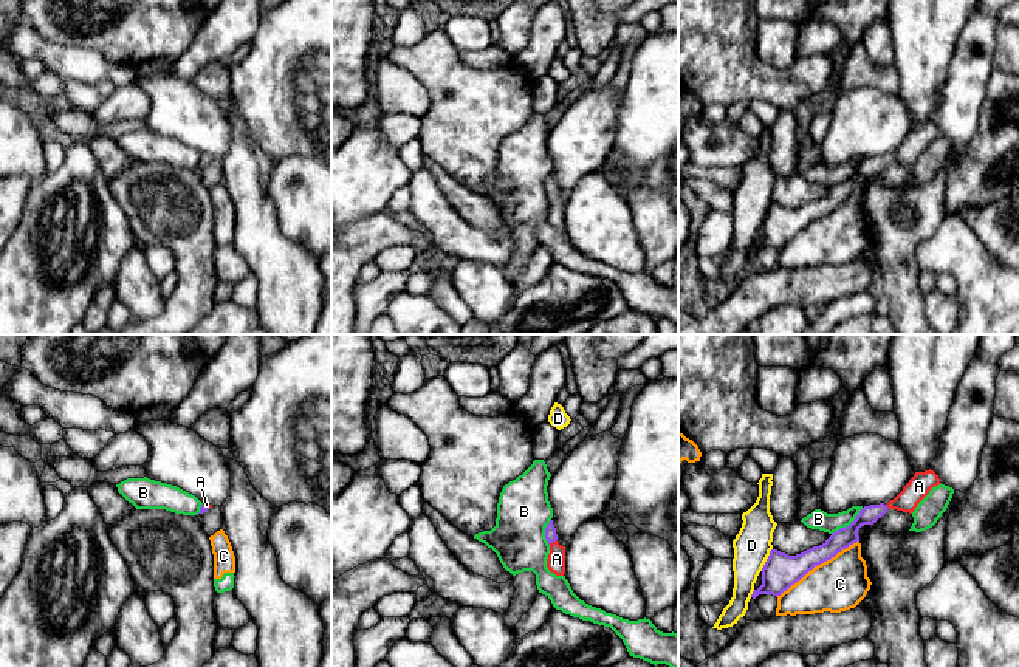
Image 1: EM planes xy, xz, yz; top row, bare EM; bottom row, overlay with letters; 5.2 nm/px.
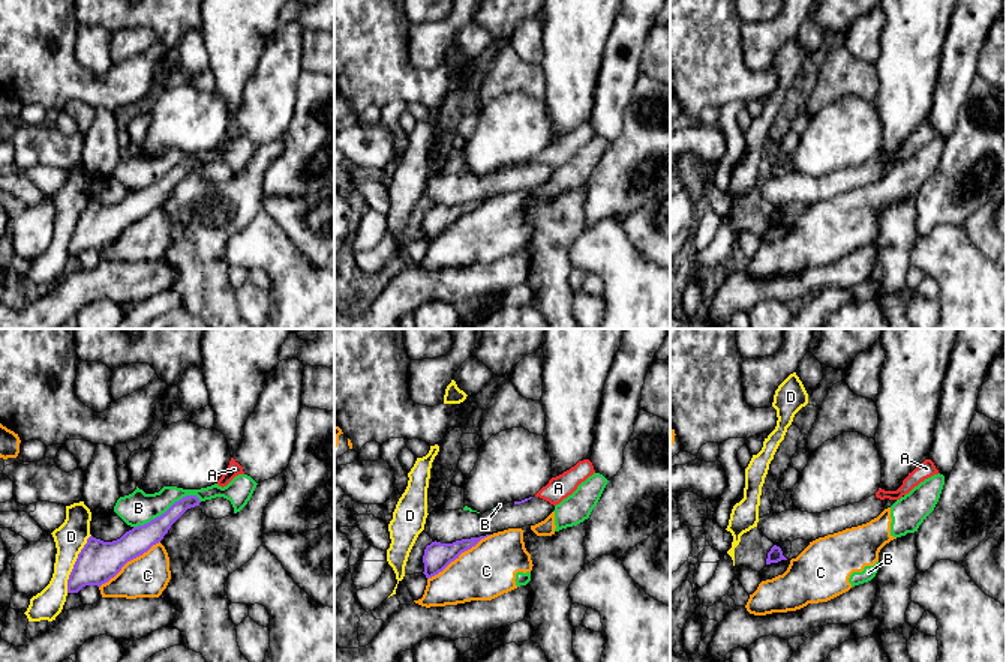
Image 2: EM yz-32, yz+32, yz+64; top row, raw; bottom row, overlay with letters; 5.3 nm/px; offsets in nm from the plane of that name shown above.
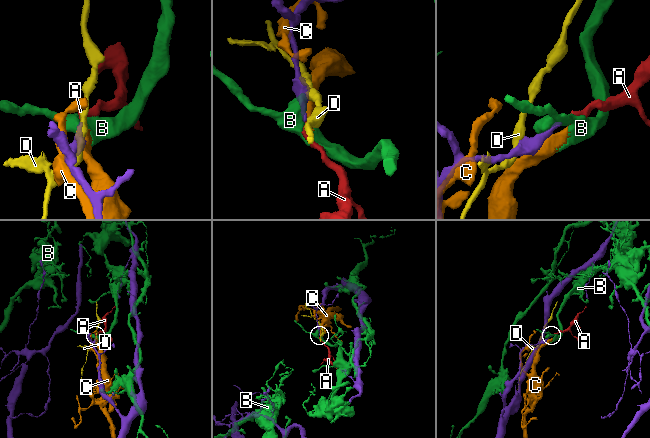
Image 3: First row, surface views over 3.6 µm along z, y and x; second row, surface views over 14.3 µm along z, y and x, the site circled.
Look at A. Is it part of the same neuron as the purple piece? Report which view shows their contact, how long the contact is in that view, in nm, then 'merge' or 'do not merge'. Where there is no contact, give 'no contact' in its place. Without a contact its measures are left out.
xz | 50 nm | merge

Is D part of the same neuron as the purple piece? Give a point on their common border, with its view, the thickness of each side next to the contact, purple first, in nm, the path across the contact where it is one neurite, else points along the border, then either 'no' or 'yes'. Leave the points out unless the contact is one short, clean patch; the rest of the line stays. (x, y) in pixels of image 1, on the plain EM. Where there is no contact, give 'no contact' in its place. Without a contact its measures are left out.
contact yz (767, 212); calibres 180 and 190 nm; no

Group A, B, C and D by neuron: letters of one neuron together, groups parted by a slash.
A / B C / D

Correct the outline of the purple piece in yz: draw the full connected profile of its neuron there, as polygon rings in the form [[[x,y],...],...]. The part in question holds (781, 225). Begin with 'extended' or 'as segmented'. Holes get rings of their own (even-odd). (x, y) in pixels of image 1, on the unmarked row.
extended; [[[934,124],[915,125],[894,153],[887,158],[880,156],[864,159],[849,180],[833,186],[822,198],[813,200],[796,209],[771,203],[762,221],[762,238],[753,245],[751,251],[756,252],[759,248],[781,249],[815,220],[830,214],[842,203],[859,195],[858,184],[861,180],[873,178],[889,162],[912,167],[929,144],[938,138],[942,136]]]

